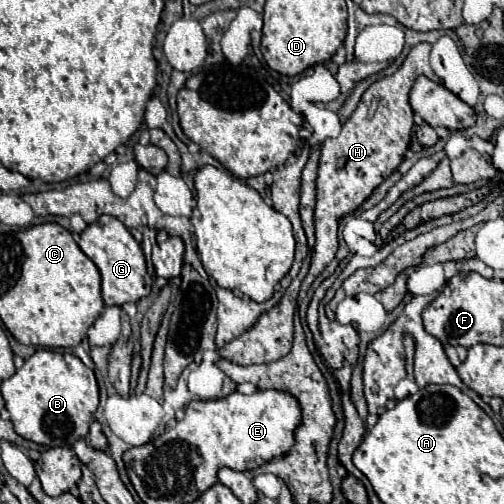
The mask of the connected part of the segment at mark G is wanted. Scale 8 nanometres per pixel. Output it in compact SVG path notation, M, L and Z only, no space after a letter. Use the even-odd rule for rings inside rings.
M101 216L81 232L79 248L95 262L101 272L101 292L107 306L121 306L125 302L137 302L151 292L151 276L147 274L145 256L139 242L131 232L113 216Z

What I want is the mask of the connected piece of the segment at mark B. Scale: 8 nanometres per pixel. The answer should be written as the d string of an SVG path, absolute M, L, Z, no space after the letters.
M39 349L1 384L5 408L15 432L35 444L55 448L73 446L89 434L93 414L99 406L99 386L91 368L77 356L52 349Z

